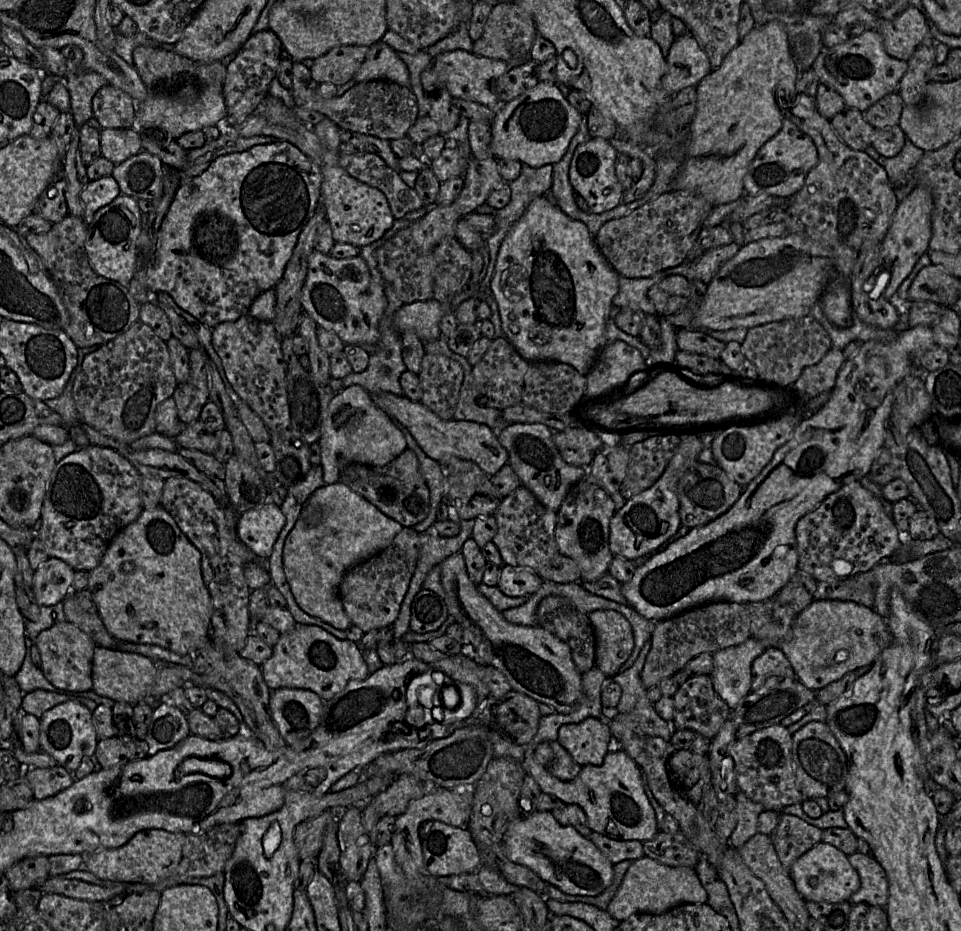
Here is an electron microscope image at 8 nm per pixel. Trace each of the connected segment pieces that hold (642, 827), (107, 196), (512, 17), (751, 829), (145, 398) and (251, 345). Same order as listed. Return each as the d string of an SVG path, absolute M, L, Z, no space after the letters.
M527 746L522 766L539 785L541 792L554 795L564 804L577 804L585 812L587 823L592 831L615 840L653 839L659 832L656 816L644 791L641 768L622 748L612 746L604 757L601 766L585 765L571 781L561 781L550 774L534 758L534 746Z
M112 175L89 181L81 193L84 204L83 219L86 225L93 220L96 211L110 204L119 195L121 195L121 190Z
M515 1L497 2L492 7L482 36L473 42L472 53L498 59L509 67L521 65L531 59L530 53L537 34L532 17Z
M742 791L736 794L737 825L730 836L730 846L739 849L758 833L758 816L764 807L750 800Z
M137 320L126 332L84 358L72 396L82 423L130 444L155 433L157 406L173 397L177 385L166 342Z
M246 313L235 321L213 328L212 344L238 397L261 418L268 430L289 429L286 363L281 351L282 338L273 323L257 320Z

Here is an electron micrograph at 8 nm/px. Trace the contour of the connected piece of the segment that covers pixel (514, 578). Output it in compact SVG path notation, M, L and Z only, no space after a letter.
M504 564L500 569L497 587L509 597L530 597L542 582L539 575L530 569Z

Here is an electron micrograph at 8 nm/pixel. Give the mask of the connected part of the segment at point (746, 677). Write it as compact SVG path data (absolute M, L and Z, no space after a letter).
M749 638L740 645L711 653L713 687L731 710L751 692L752 663L766 649L759 640Z

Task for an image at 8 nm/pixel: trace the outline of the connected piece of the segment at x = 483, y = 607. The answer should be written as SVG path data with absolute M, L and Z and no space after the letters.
M461 551L452 554L441 564L441 583L449 615L469 633L471 643L466 648L469 656L481 658L487 666L498 669L507 678L512 690L523 693L537 702L551 706L557 713L568 714L576 709L582 698L581 674L577 671L568 644L540 626L521 626L508 622L492 603L483 596L467 574Z

